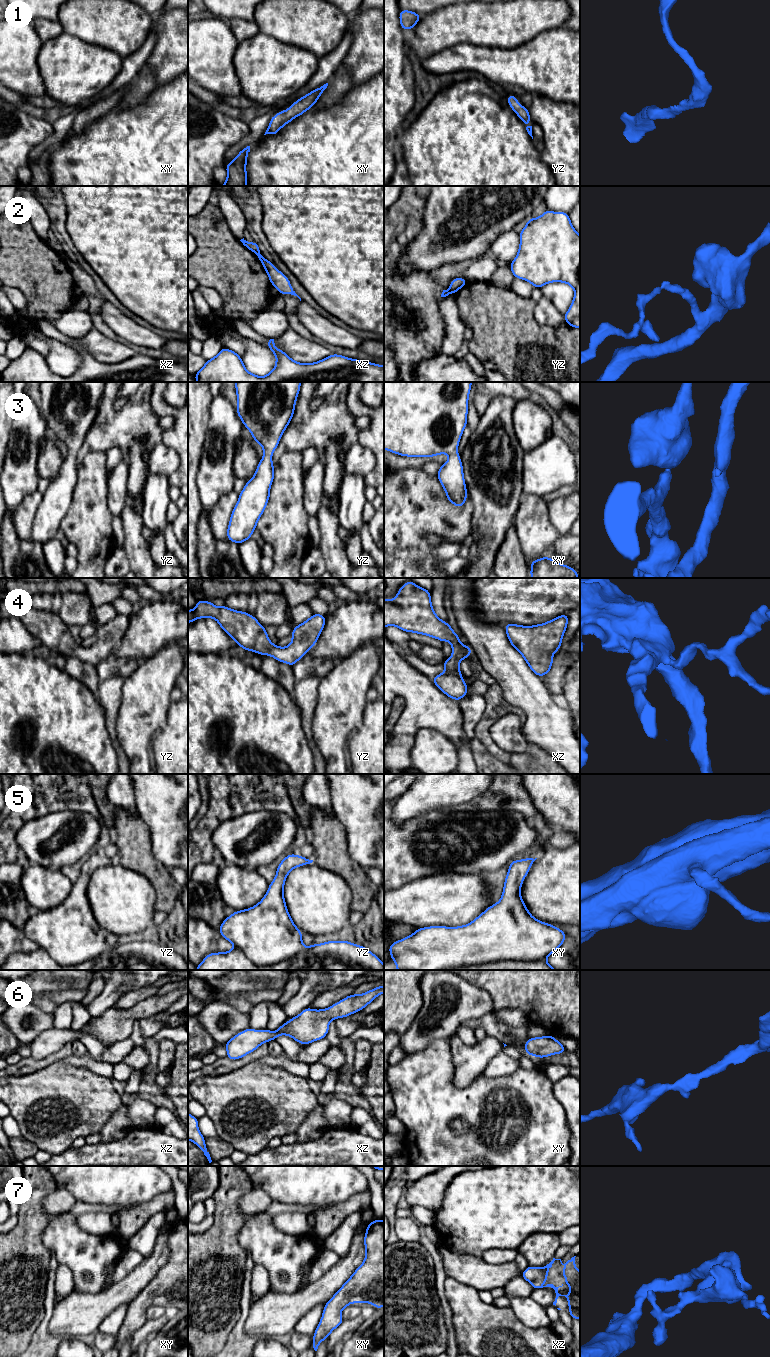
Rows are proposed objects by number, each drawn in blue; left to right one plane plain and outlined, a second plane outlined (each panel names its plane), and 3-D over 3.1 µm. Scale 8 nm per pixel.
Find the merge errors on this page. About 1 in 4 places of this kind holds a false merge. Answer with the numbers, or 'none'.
2

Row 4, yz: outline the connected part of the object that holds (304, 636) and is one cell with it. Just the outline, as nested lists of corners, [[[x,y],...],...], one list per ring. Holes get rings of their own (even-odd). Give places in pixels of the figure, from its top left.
[[[198,600],[193,611],[188,609],[188,623],[199,618],[214,618],[220,627],[246,651],[269,655],[280,662],[293,666],[316,644],[325,625],[325,616],[313,614],[302,624],[294,627],[292,642],[286,647],[271,643],[265,627],[249,613],[236,611],[227,606],[217,607],[212,602]]]

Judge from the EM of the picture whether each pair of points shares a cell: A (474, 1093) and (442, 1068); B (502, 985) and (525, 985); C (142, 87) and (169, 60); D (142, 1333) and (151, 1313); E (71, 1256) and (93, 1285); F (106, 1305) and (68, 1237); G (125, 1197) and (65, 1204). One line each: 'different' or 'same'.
A: same
B: same
C: different
D: different
E: same
F: different
G: different

